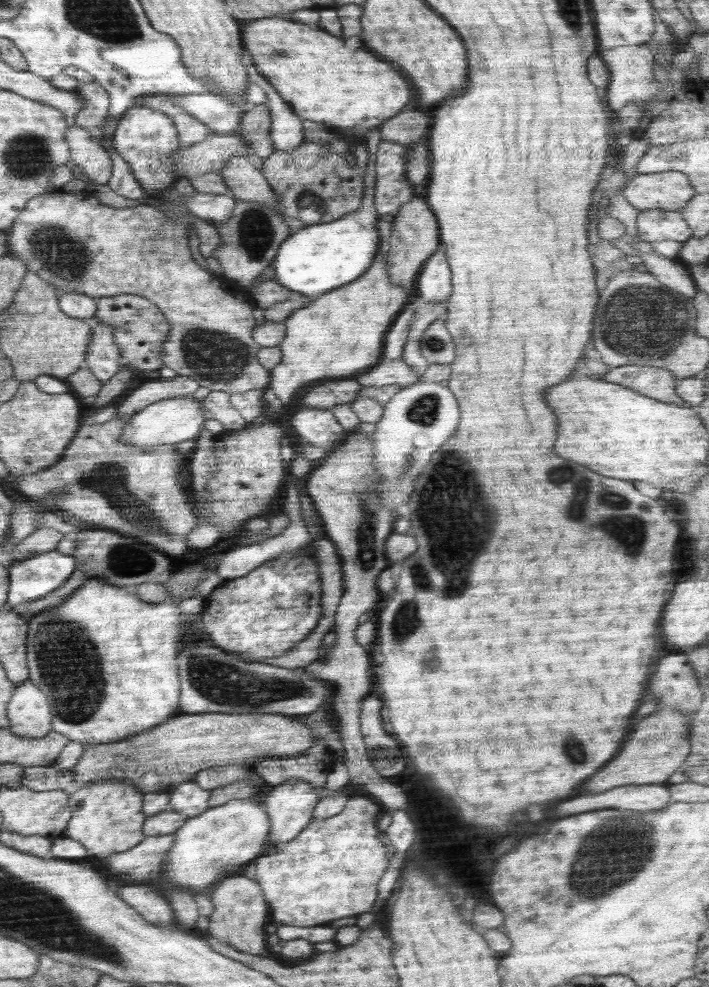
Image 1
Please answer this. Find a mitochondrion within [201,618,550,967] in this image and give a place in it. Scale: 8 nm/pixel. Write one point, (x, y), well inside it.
(433, 663)

